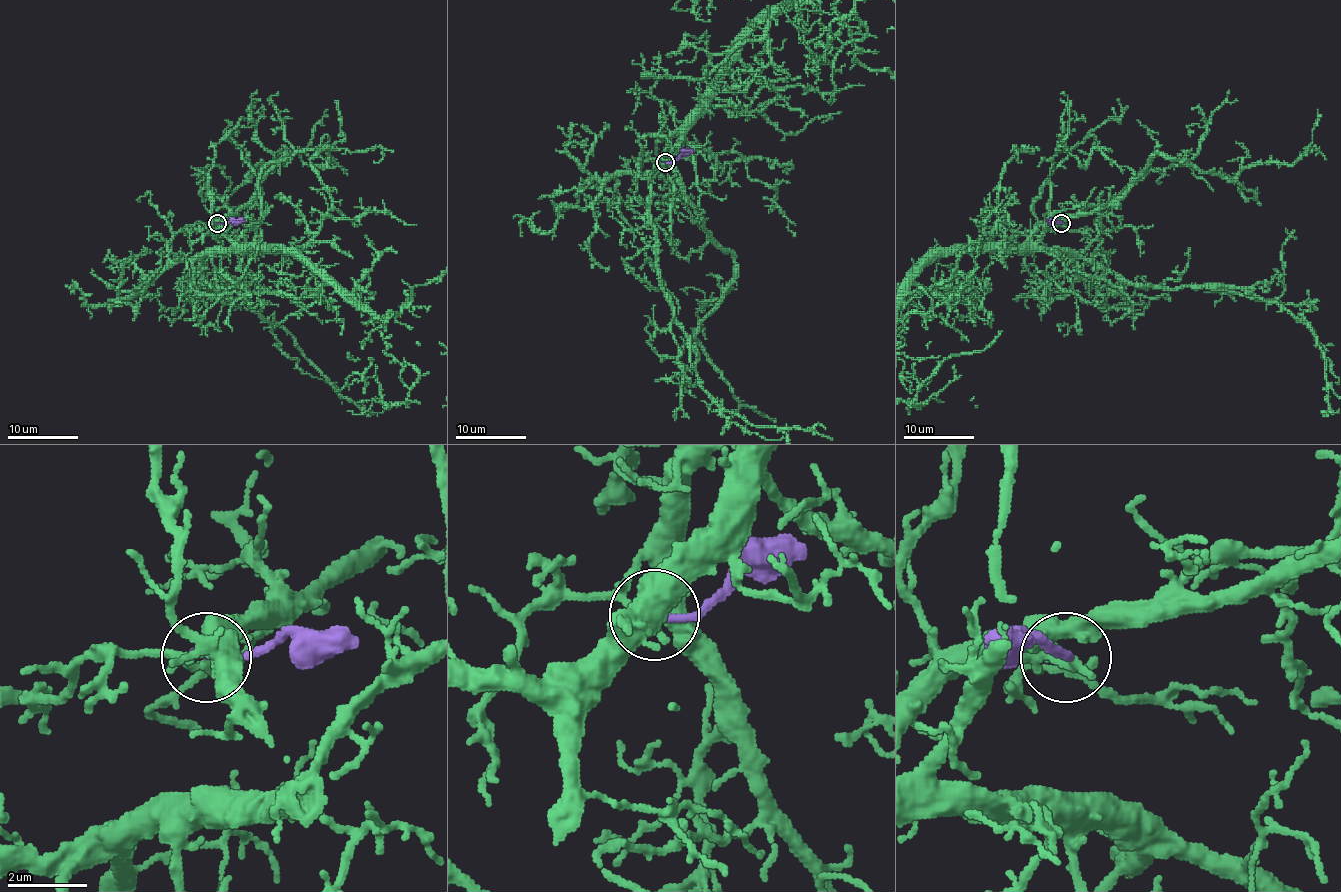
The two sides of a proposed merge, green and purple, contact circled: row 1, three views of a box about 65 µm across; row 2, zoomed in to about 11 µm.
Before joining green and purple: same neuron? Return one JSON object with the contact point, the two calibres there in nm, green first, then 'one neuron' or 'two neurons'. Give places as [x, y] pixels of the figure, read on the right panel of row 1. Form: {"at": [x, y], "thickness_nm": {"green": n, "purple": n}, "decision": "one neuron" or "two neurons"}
{"at": [1061, 223], "thickness_nm": {"green": 200, "purple": 200}, "decision": "two neurons"}

